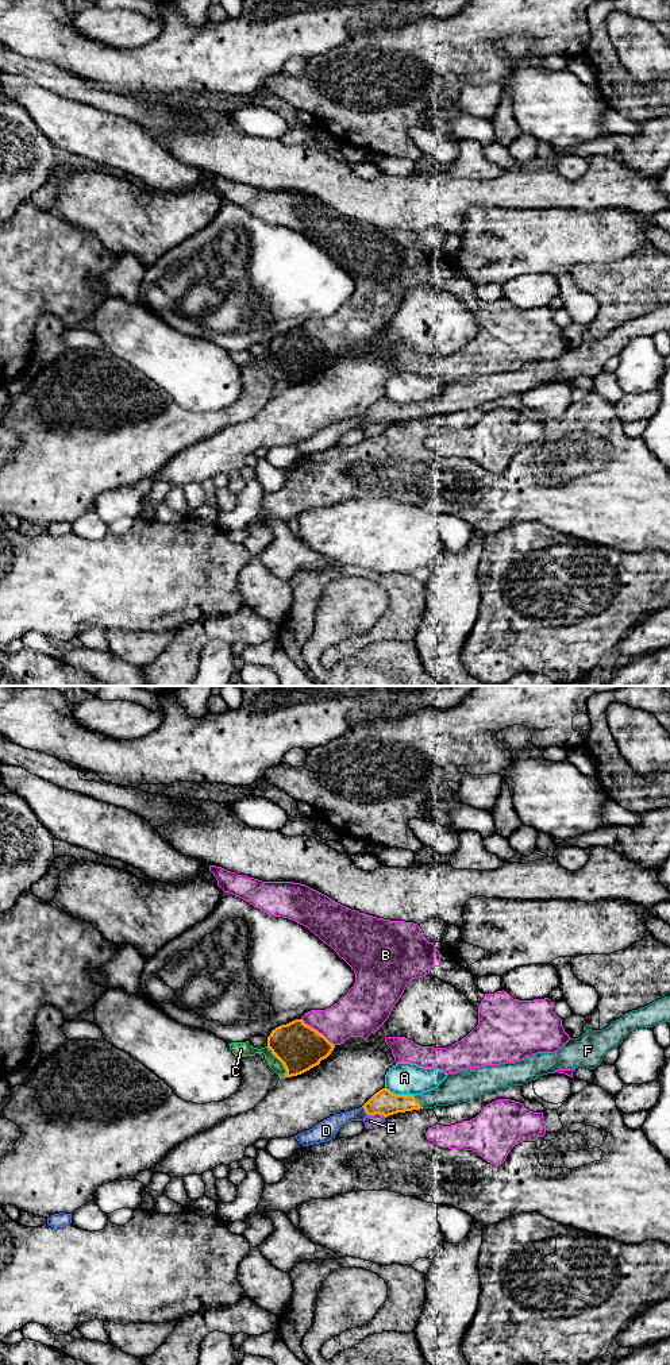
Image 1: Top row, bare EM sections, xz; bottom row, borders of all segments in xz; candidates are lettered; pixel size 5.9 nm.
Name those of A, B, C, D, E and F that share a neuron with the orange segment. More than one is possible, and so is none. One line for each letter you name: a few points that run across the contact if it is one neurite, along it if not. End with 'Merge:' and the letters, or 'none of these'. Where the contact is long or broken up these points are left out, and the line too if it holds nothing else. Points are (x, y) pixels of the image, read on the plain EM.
F: line xz (384, 411), (418, 411), (441, 405), (457, 396)
Merge: F

